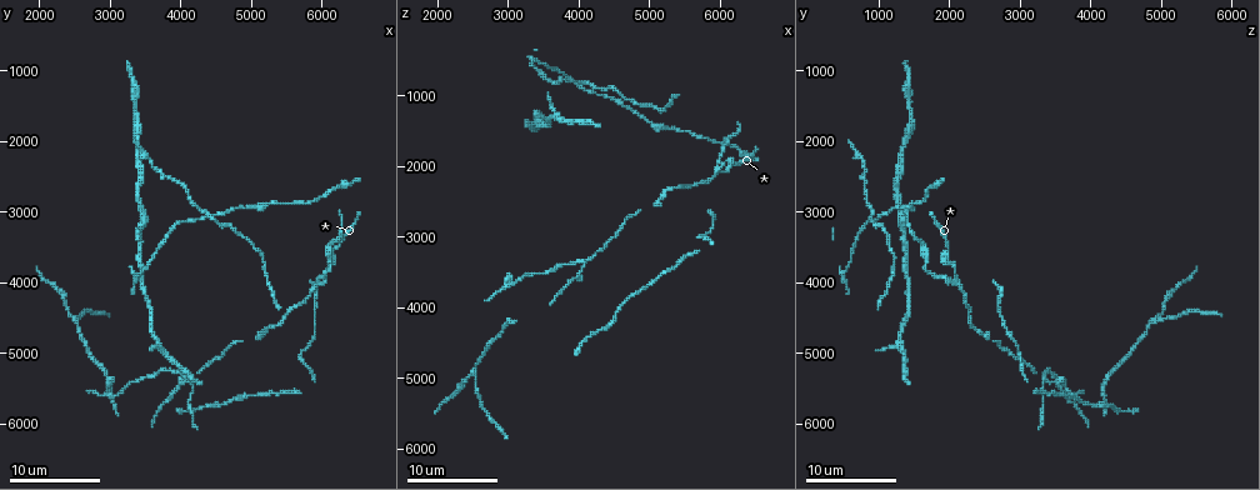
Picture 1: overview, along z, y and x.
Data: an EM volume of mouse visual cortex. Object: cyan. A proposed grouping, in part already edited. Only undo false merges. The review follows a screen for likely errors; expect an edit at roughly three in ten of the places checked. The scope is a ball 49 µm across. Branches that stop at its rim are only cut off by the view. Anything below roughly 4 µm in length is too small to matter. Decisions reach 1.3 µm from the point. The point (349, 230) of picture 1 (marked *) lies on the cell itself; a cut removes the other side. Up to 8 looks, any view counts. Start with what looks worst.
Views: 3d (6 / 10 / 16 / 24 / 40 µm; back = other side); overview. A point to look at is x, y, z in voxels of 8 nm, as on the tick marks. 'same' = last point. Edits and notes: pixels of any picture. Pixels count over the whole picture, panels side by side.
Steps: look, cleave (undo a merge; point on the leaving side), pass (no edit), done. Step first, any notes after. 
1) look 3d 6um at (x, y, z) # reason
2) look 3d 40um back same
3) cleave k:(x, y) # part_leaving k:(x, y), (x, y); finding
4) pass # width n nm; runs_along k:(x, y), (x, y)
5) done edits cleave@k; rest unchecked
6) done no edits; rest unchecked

look 3d 10um at (4400, 3100, 1000) # arms part here

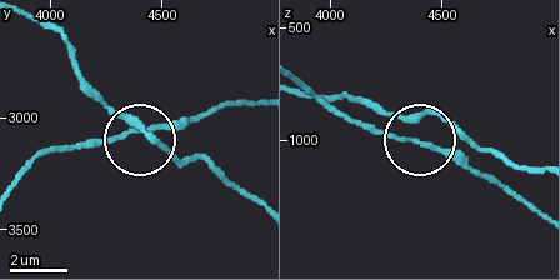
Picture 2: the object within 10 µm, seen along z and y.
pass # width 130 nm; one cell here

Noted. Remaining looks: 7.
look 3d 10um at (4100, 5350, 3300) # three-way junction

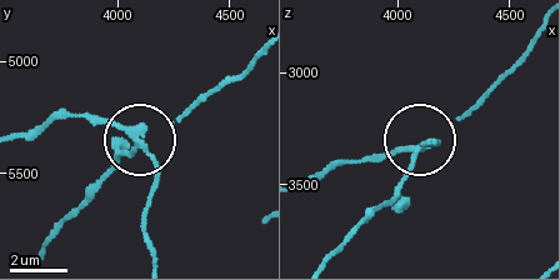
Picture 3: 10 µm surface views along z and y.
cleave 3:(158, 180) # width 210 nm; part_leaving 3:(139, 139), (78, 118), (20, 131); two cells meet here

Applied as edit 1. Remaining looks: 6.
look overview # redraw

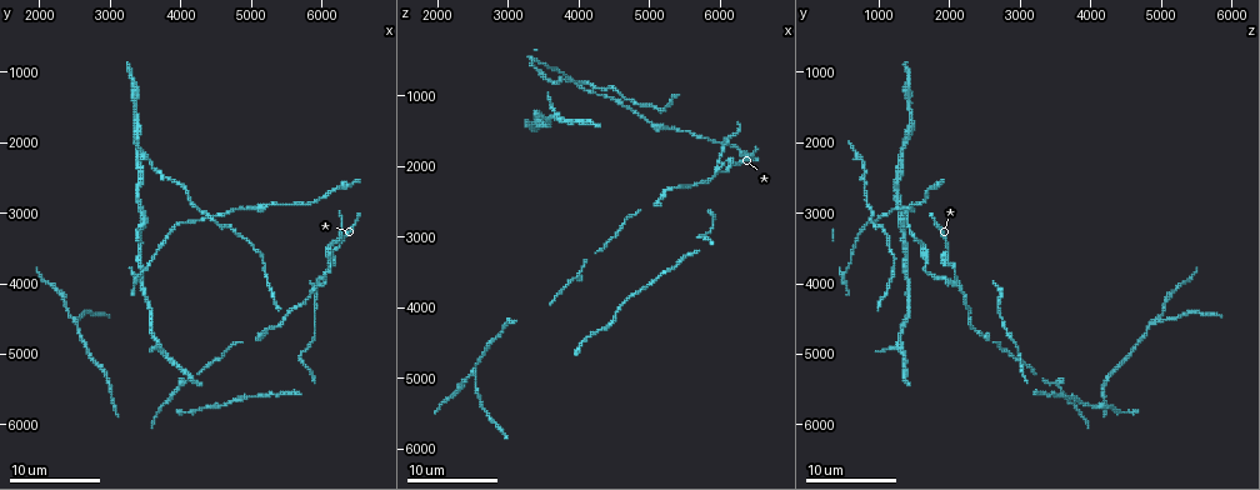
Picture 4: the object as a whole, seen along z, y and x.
look 3d 10um at (6000, 3950, 2100) # thin arm on a thick one

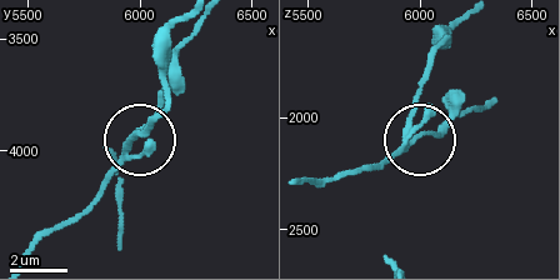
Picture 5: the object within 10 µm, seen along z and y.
cleave 5:(141, 135) # side_arm 10 um; part_leaving 5:(125, 151), (165, 101), (168, 36), (175, 23); two cells meet here

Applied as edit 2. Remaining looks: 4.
look overview

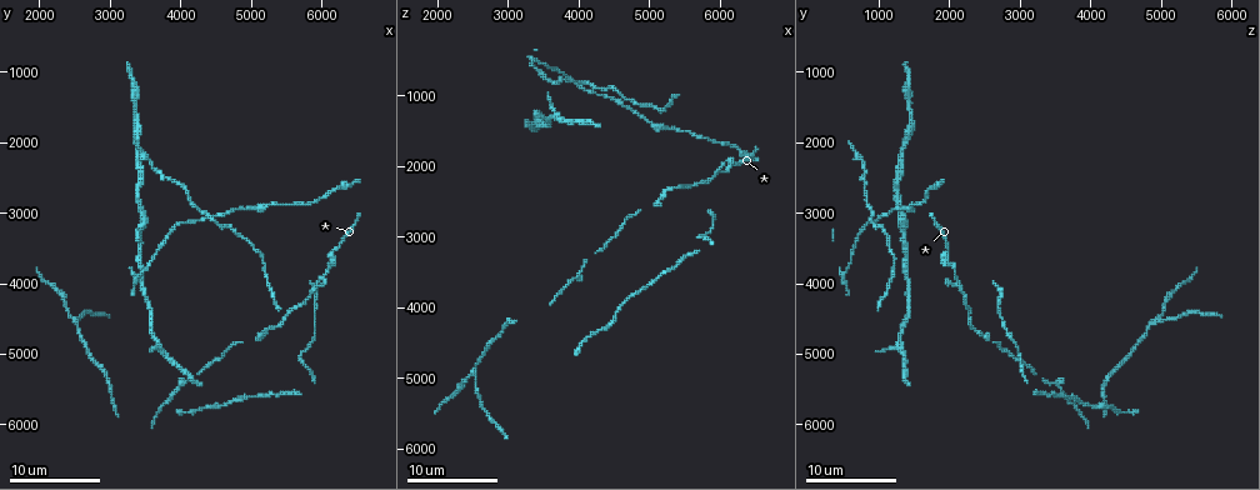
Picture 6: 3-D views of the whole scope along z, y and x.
look 3d 10um at (5000, 2950, 1400)

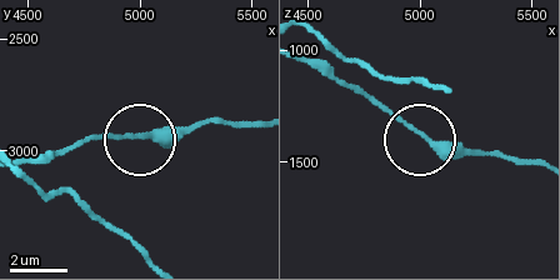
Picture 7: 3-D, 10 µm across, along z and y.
look 3d 10um back at (5020, 2930, 1370)

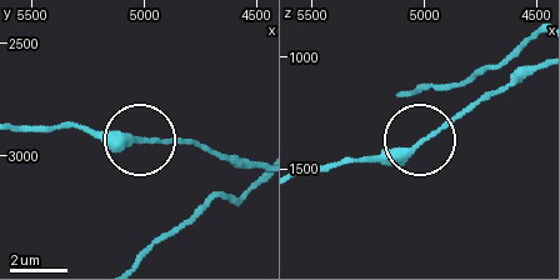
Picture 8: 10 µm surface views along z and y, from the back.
pass # continuous, no second cell

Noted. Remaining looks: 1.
done edits cleave@3, cleave@5; rest unchecked

